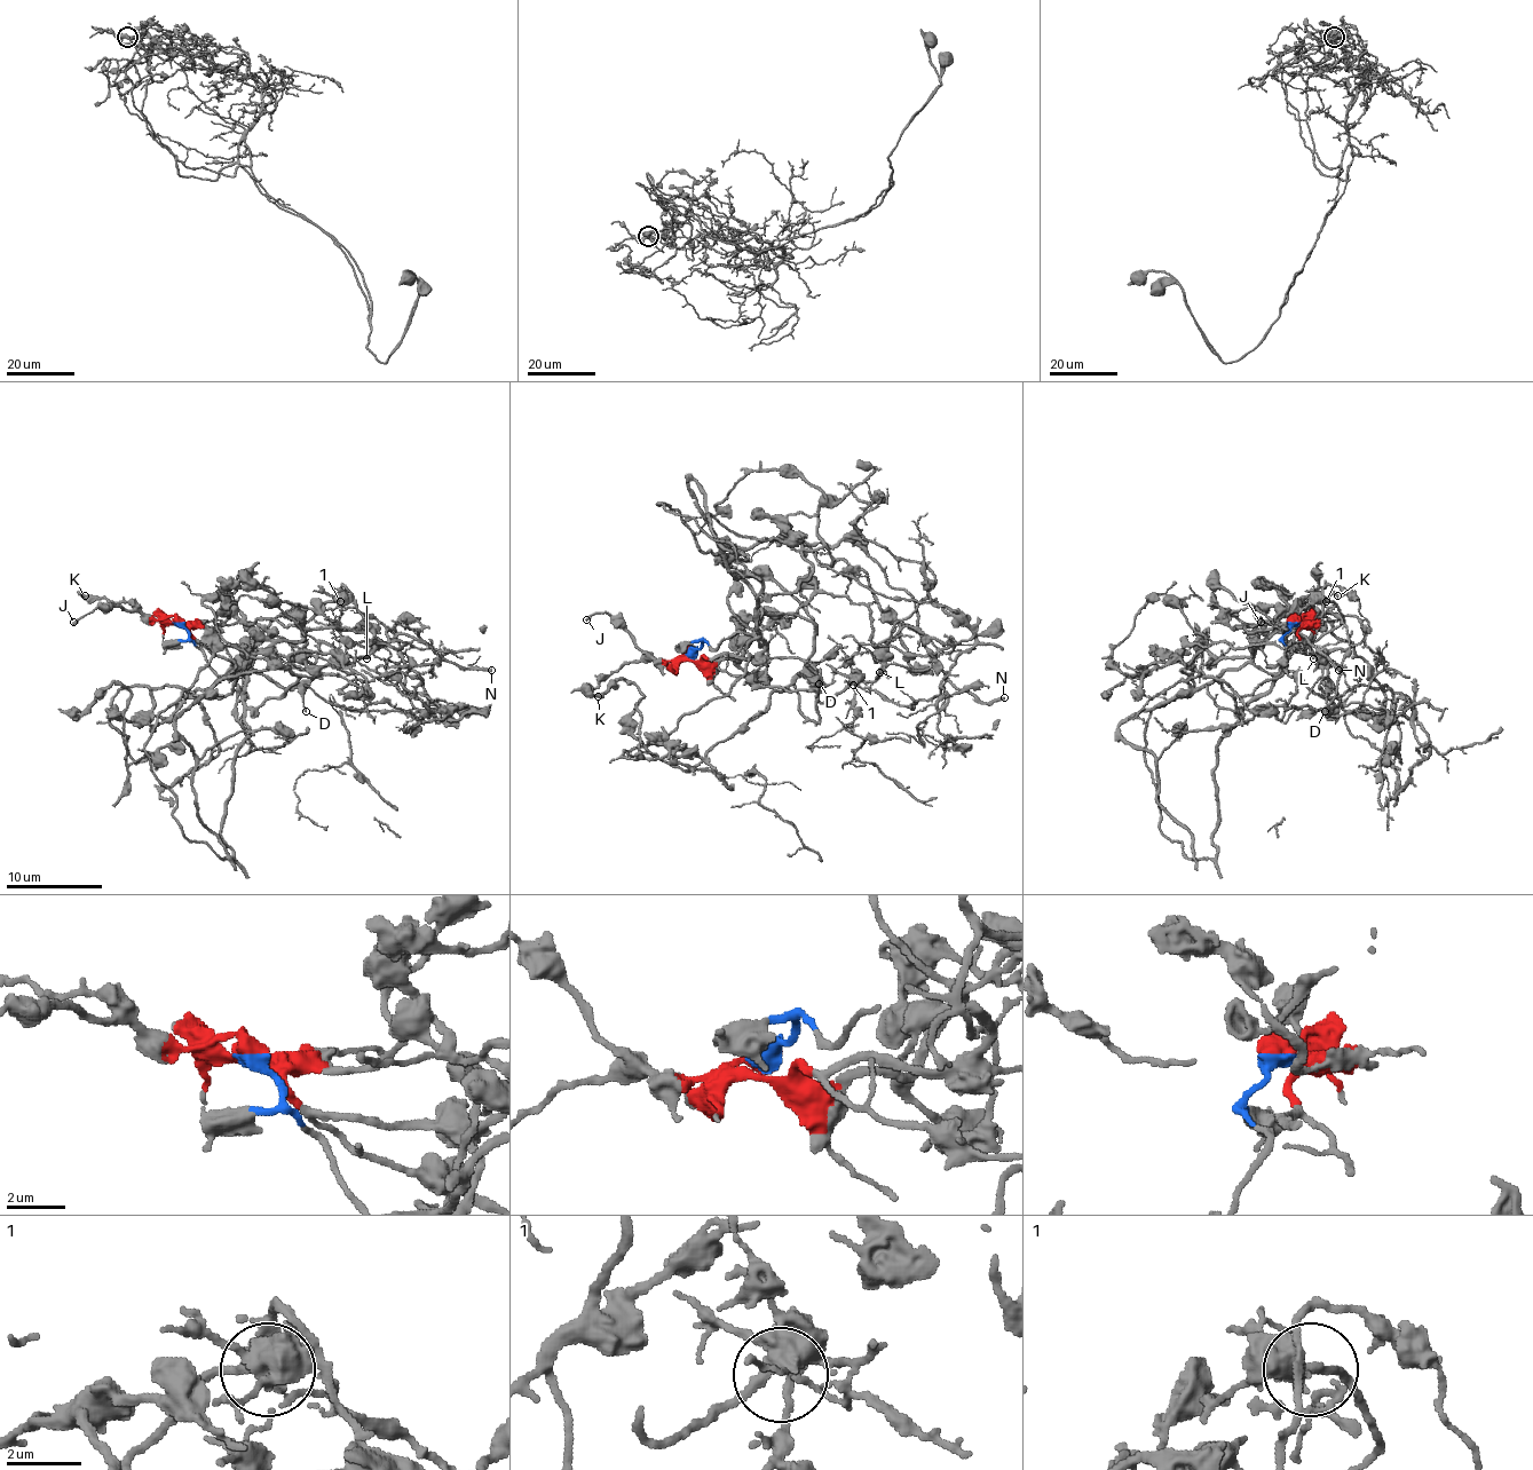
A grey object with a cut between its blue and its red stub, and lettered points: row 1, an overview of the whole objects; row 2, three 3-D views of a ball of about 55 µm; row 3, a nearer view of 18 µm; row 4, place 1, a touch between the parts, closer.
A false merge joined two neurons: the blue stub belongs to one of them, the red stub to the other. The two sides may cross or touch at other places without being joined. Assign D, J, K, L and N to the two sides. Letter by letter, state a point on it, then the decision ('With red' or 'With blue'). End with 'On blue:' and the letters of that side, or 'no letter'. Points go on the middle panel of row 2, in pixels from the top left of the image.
D: Place: (819, 684). With red
J: Place: (586, 619). With red
K: Place: (598, 696). With red
L: Place: (879, 672). With red
N: Place: (1004, 697). With red
On blue: no letter

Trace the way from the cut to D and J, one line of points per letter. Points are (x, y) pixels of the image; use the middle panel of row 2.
D: (692, 654), (694, 661), (704, 656), (733, 676), (755, 678), (766, 687), (810, 689), (819, 682)
J: (692, 654), (653, 661), (610, 617), (593, 613), (586, 619)

